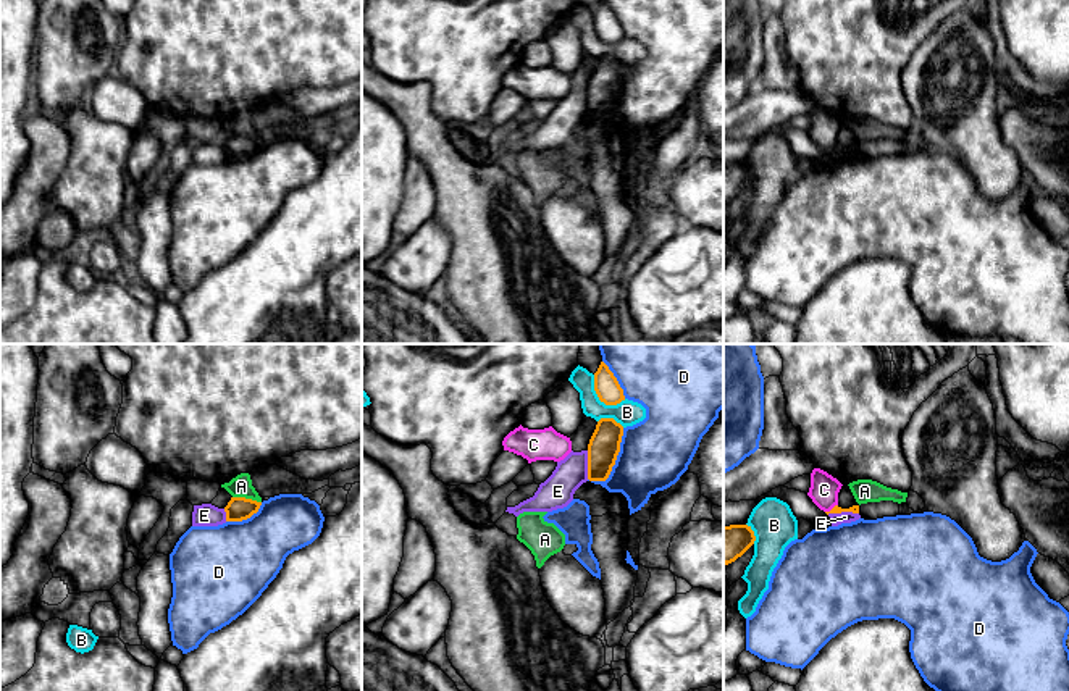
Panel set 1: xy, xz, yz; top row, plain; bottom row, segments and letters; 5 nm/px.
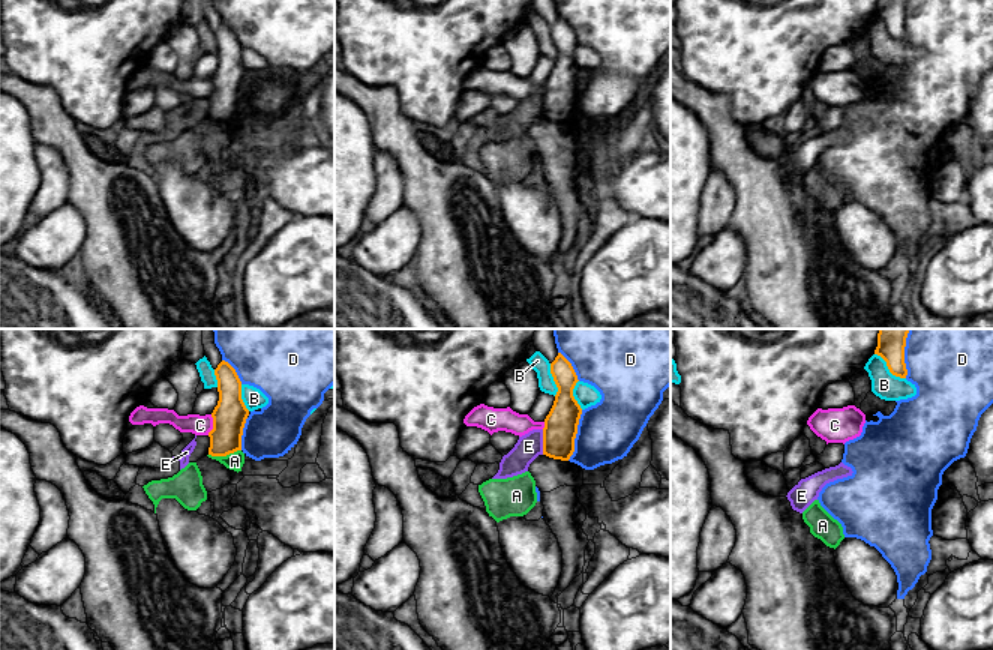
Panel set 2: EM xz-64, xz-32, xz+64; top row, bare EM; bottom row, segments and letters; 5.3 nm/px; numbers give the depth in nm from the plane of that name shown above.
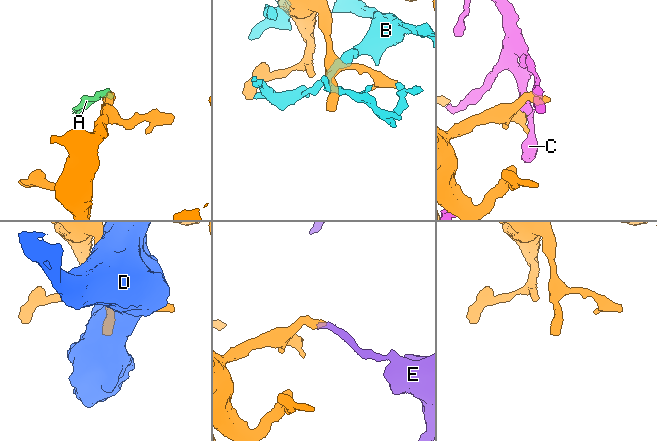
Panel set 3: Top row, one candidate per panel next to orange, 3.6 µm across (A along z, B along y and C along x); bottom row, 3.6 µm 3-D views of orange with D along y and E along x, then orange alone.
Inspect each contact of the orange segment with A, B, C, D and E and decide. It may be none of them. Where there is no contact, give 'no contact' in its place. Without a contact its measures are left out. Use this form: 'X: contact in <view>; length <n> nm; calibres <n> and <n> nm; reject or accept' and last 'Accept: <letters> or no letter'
A: contact in xy; length 150 nm; calibres 120 and 110 nm; reject
B: contact in xz; length 200 nm; calibres 120 and 120 nm; reject
C: contact in yz; length 80 nm; calibres 50 and 150 nm; reject
D: contact in xz; length 320 nm; calibres 160 and 340 nm; reject
E: contact in yz; length 160 nm; calibres 50 and 60 nm; reject
Accept: no letter

